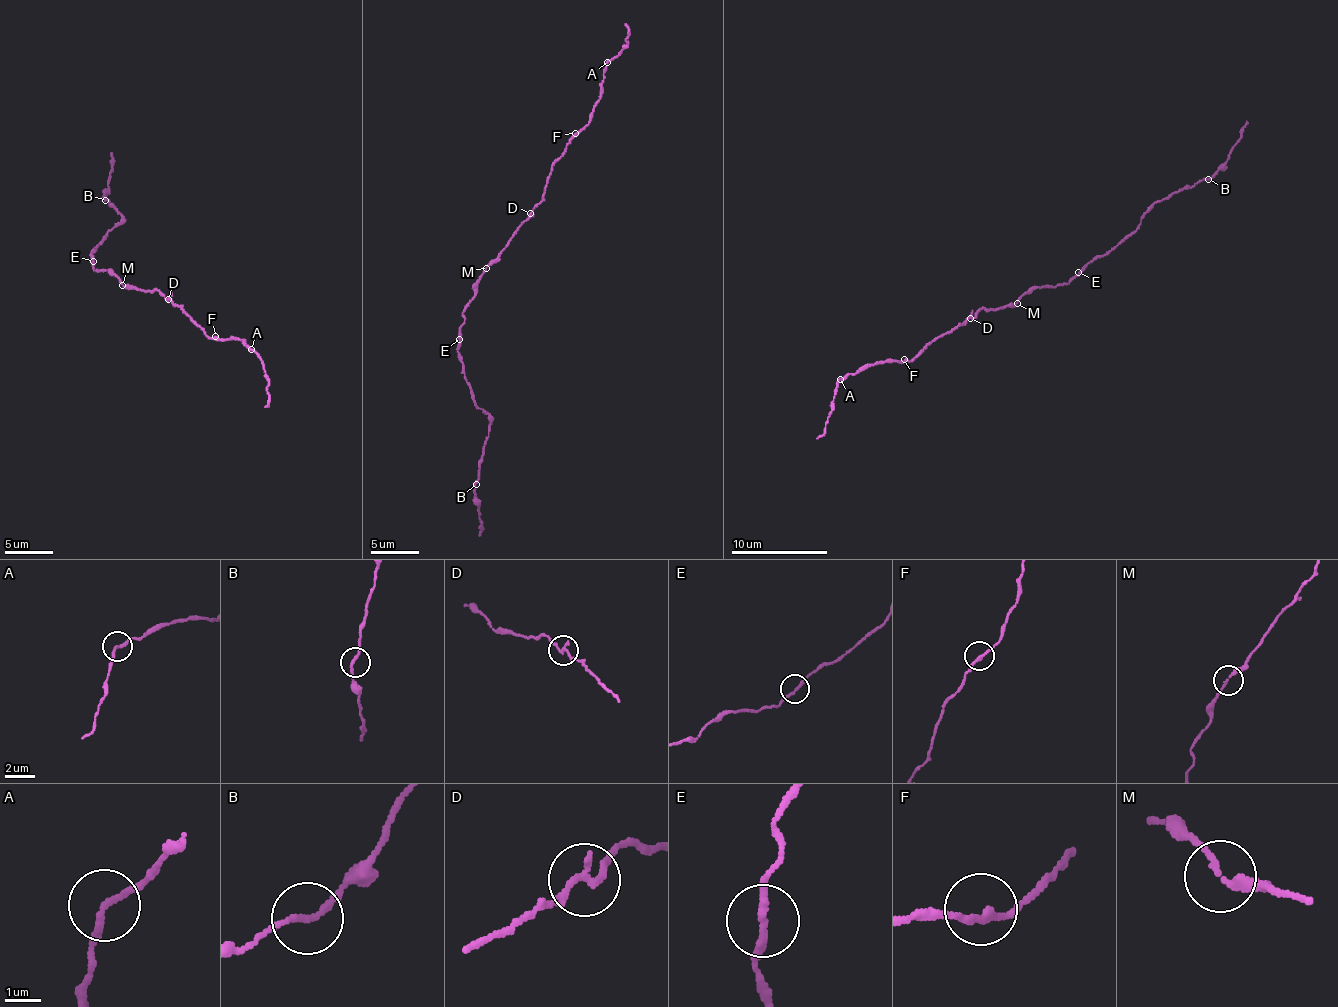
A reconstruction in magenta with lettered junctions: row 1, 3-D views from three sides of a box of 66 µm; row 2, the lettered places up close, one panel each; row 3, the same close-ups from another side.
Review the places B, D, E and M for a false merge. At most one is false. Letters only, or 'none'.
none

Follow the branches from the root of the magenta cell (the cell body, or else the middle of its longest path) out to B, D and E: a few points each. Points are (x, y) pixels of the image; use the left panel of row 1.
B: (122, 284), (113, 272), (93, 269), (91, 254), (123, 218), (105, 200)
D: (122, 284), (146, 291), (154, 289), (168, 300)
E: (122, 284), (113, 272), (96, 271), (98, 270), (93, 269), (92, 262)

